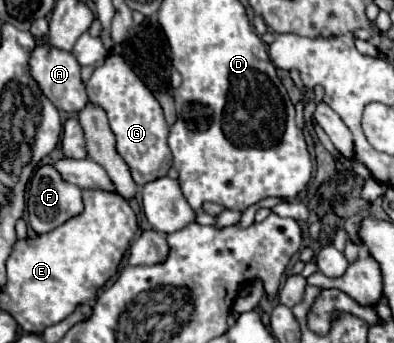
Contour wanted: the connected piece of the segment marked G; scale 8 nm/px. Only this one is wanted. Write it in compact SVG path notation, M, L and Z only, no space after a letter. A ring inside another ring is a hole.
M111 52L105 58L105 64L95 68L86 83L86 91L89 102L105 110L109 126L115 134L115 150L129 166L133 182L141 188L147 182L167 176L167 170L171 168L171 150L167 146L169 126L165 122L161 104L157 102L153 92L145 86L145 82L125 62L125 58L117 52ZM103 90L109 90L107 96Z

